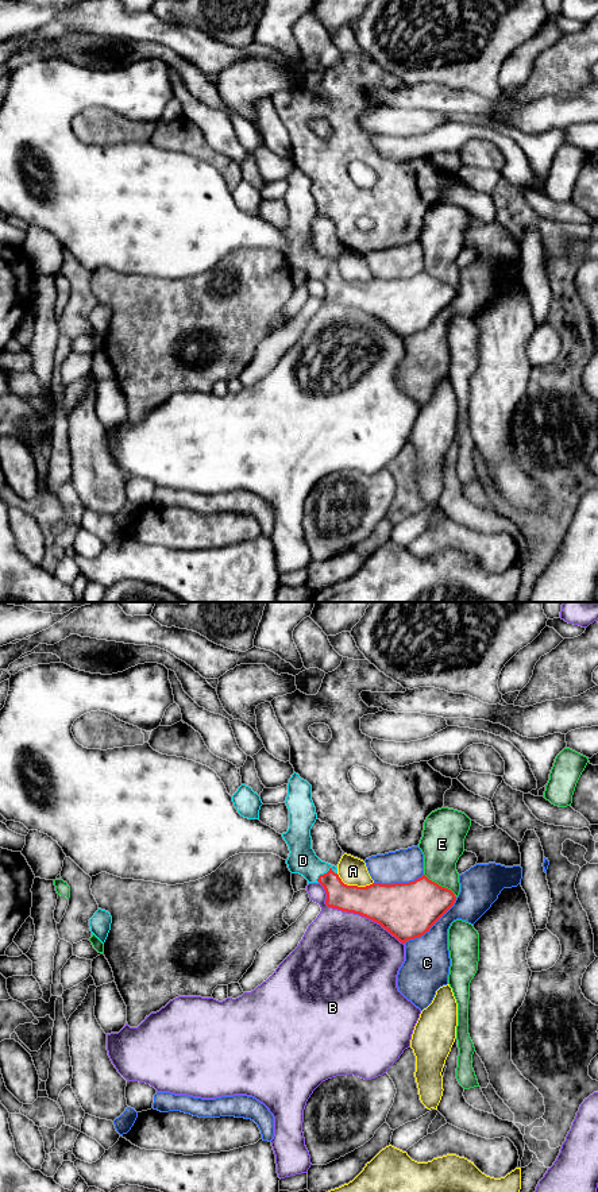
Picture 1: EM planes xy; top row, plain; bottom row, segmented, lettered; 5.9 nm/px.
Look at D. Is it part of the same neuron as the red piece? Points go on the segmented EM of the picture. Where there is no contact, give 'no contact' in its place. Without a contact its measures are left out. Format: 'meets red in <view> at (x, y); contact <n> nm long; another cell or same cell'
meets red in xy at (327, 872); contact 140 nm long; same cell

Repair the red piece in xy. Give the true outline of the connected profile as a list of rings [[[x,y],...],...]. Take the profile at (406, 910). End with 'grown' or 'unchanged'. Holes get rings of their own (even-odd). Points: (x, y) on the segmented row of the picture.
[[[293,774],[288,783],[285,801],[289,809],[289,829],[282,833],[289,846],[288,868],[292,873],[302,875],[309,883],[320,883],[327,894],[325,904],[347,913],[366,917],[394,936],[400,942],[424,936],[454,906],[455,894],[429,880],[425,875],[409,883],[381,884],[373,883],[366,887],[347,886],[337,875],[337,867],[321,861],[312,849],[310,829],[317,819],[312,801],[312,786]]]; grown

